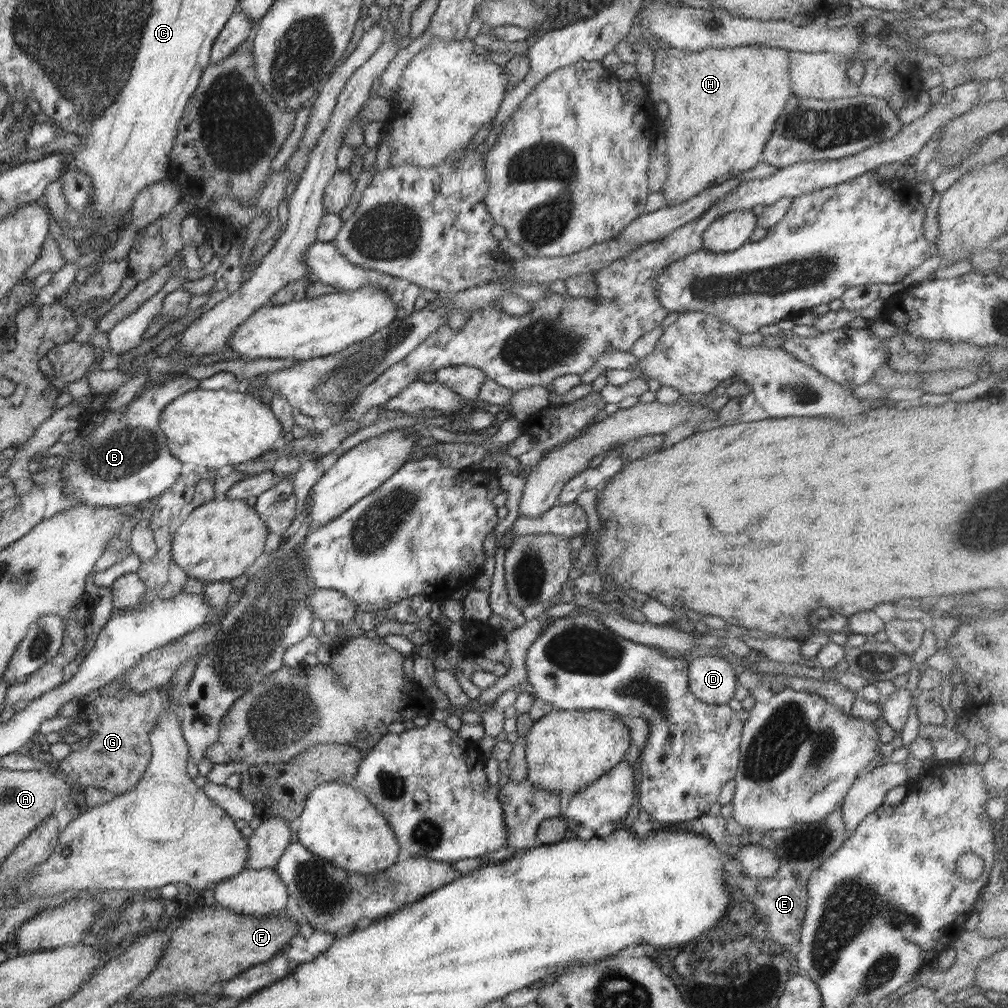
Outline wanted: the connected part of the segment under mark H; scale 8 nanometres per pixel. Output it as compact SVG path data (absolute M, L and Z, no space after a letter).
M654 39L651 46L655 46L655 55L654 70L648 78L648 96L656 103L666 102L670 109L664 135L667 167L670 169L666 183L659 192L666 196L666 207L672 207L762 163L766 142L772 136L786 103L794 95L789 75L789 50L748 45L706 47L690 52L659 44Z

